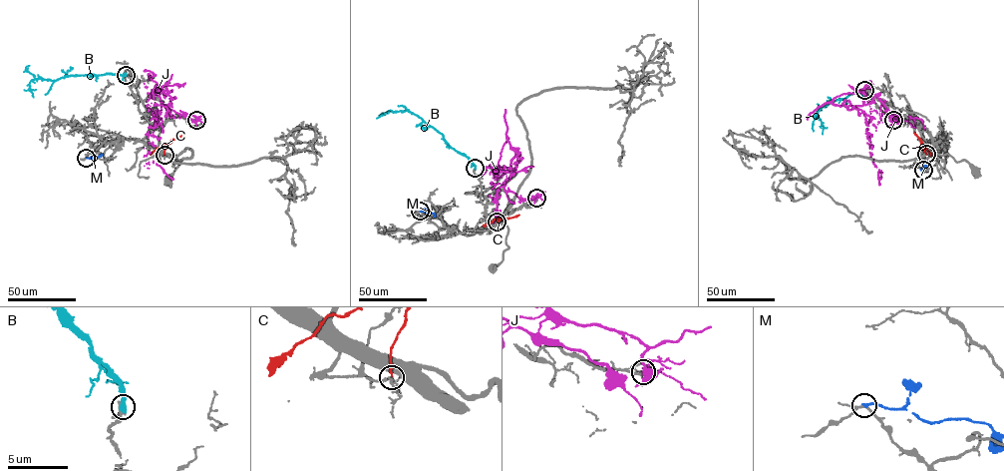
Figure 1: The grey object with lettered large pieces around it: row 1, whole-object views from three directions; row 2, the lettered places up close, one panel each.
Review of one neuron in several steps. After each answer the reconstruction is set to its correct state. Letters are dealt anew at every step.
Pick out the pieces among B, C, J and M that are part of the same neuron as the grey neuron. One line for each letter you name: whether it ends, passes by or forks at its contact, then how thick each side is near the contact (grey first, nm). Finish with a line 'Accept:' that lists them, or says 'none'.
Accept: none

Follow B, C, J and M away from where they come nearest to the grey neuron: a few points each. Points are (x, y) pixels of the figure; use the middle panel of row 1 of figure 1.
B: (475, 168), (467, 157), (449, 145), (443, 135), (411, 112), (388, 111), (385, 114)
C: (497, 222), (483, 225)
J: (536, 198), (522, 201), (504, 190), (518, 152), (512, 169), (485, 169), (507, 172)
M: (420, 212), (433, 213), (436, 217)

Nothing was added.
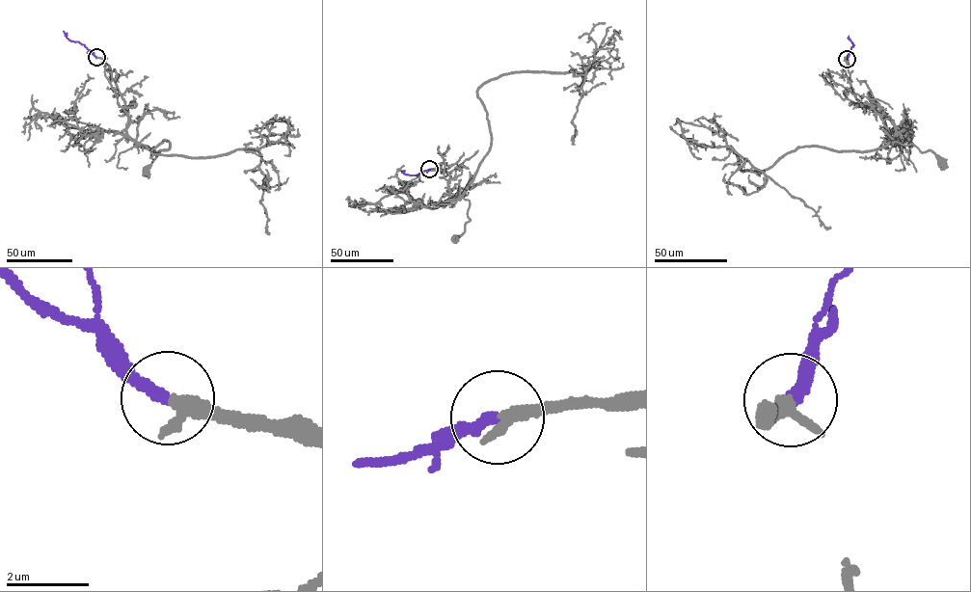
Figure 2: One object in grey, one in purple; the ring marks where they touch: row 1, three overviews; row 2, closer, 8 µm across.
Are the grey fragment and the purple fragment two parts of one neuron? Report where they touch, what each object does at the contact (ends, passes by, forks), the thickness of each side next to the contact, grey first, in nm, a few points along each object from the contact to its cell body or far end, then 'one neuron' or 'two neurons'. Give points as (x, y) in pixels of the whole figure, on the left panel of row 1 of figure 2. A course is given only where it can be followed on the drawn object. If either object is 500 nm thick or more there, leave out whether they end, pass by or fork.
place (96, 57); grey passes by; purple ends; calibres 260 and 300 nm; course grey (96, 57), (104, 59), (123, 100), (128, 122), (126, 134), (137, 142), (154, 148), (157, 154), (147, 171); course purple (96, 57), (83, 44), (67, 39), (63, 31); one neuron

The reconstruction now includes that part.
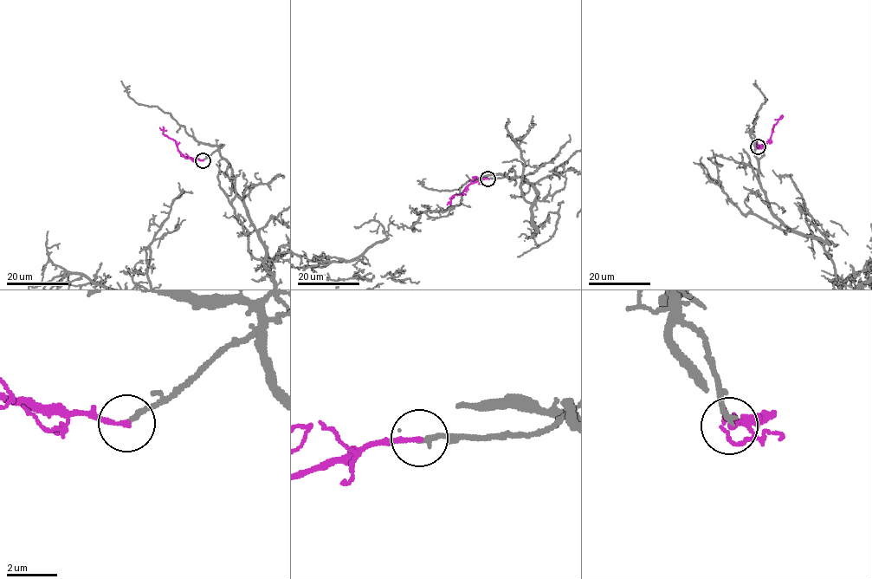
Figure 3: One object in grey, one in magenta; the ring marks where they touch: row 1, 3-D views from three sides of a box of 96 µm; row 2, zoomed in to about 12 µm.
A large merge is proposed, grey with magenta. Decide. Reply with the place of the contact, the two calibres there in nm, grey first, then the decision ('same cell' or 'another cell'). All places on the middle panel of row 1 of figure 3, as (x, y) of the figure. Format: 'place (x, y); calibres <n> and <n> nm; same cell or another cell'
place (487, 178); calibres 220 and 200 nm; same cell

